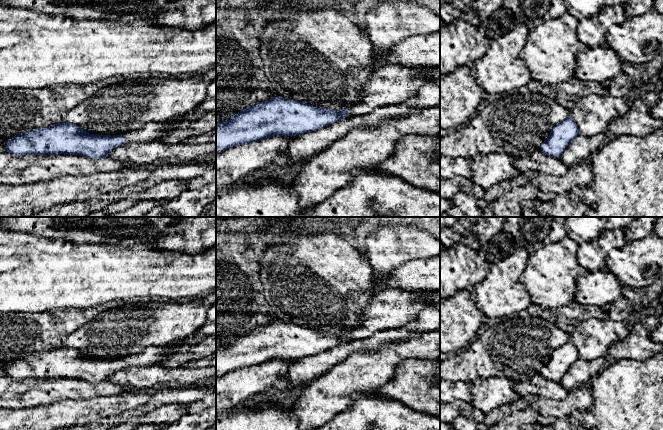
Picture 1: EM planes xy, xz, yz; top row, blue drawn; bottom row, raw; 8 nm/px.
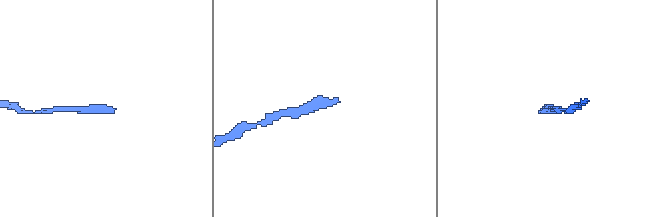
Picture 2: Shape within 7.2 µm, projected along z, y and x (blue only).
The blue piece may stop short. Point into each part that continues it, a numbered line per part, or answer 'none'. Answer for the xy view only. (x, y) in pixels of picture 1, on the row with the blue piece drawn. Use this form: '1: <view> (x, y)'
1: xy (151, 131)

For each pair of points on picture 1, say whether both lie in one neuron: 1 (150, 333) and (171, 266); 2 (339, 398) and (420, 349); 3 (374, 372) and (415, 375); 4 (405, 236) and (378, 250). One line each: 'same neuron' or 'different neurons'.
1: different neurons
2: same neuron
3: different neurons
4: same neuron

